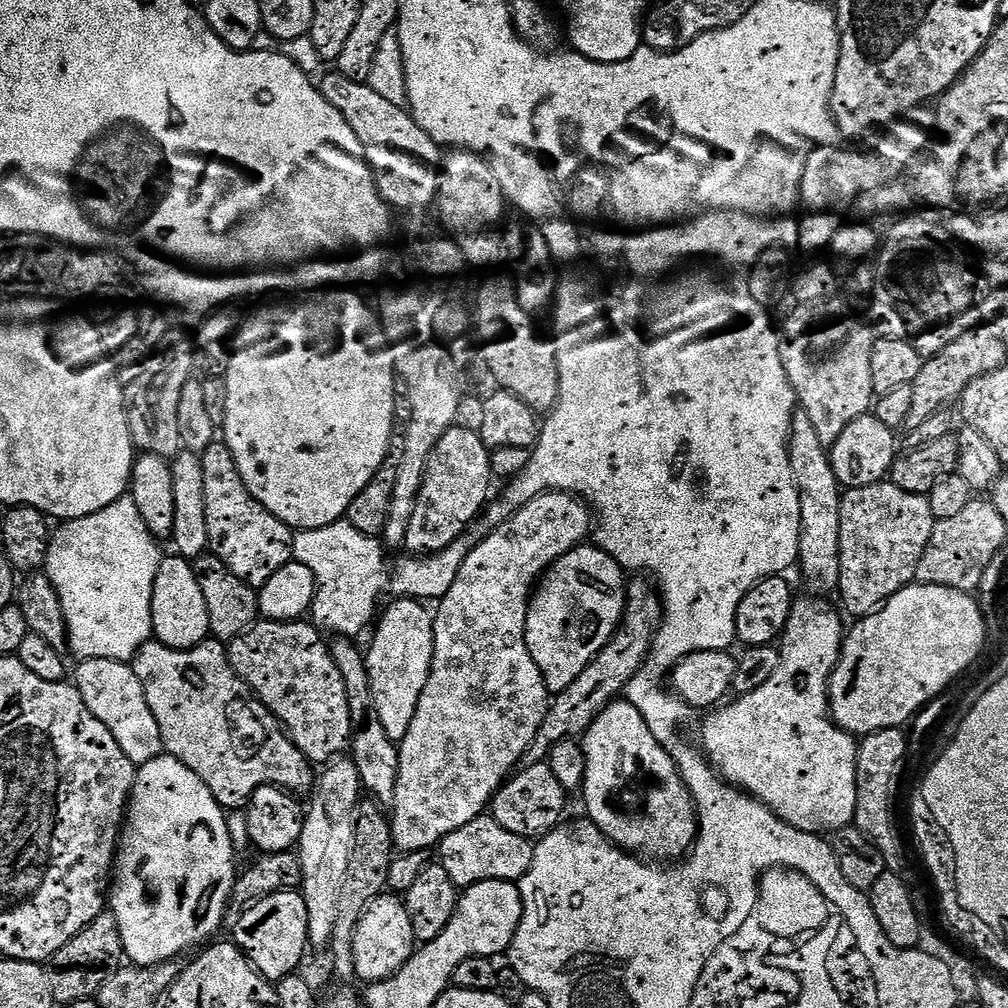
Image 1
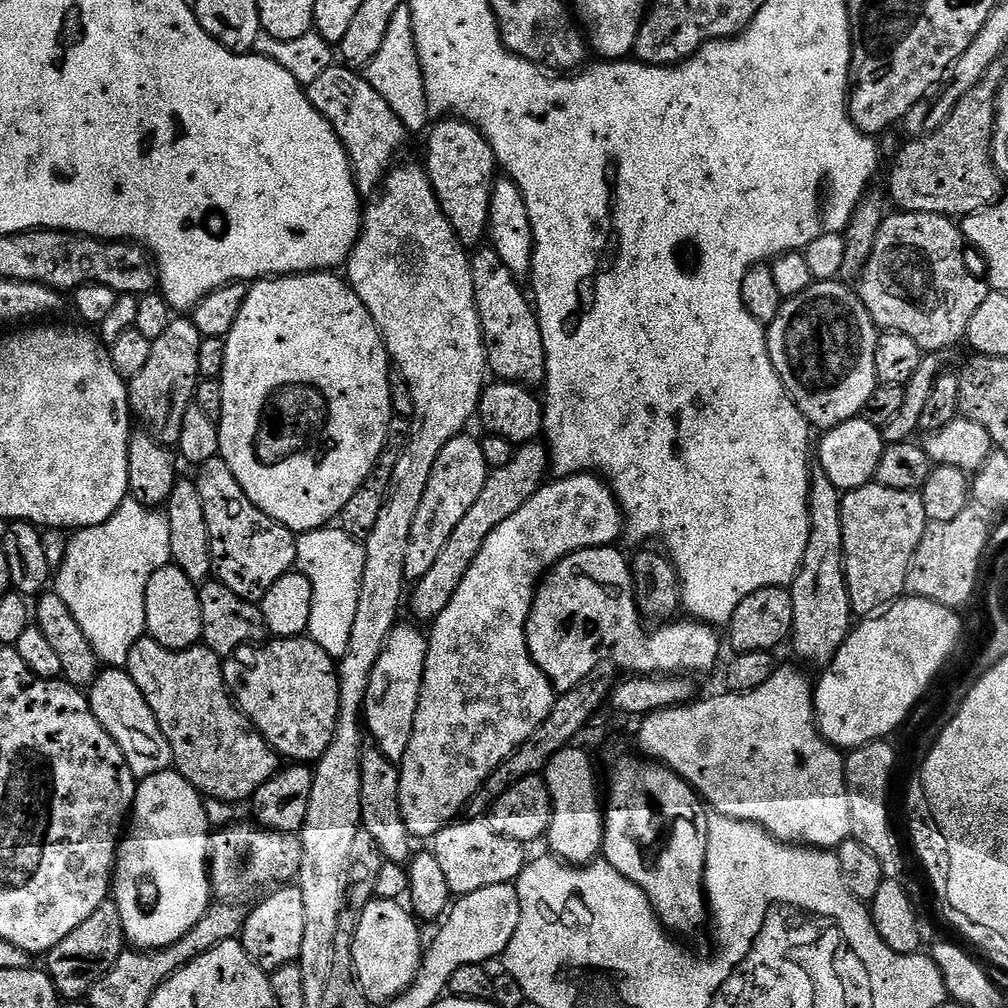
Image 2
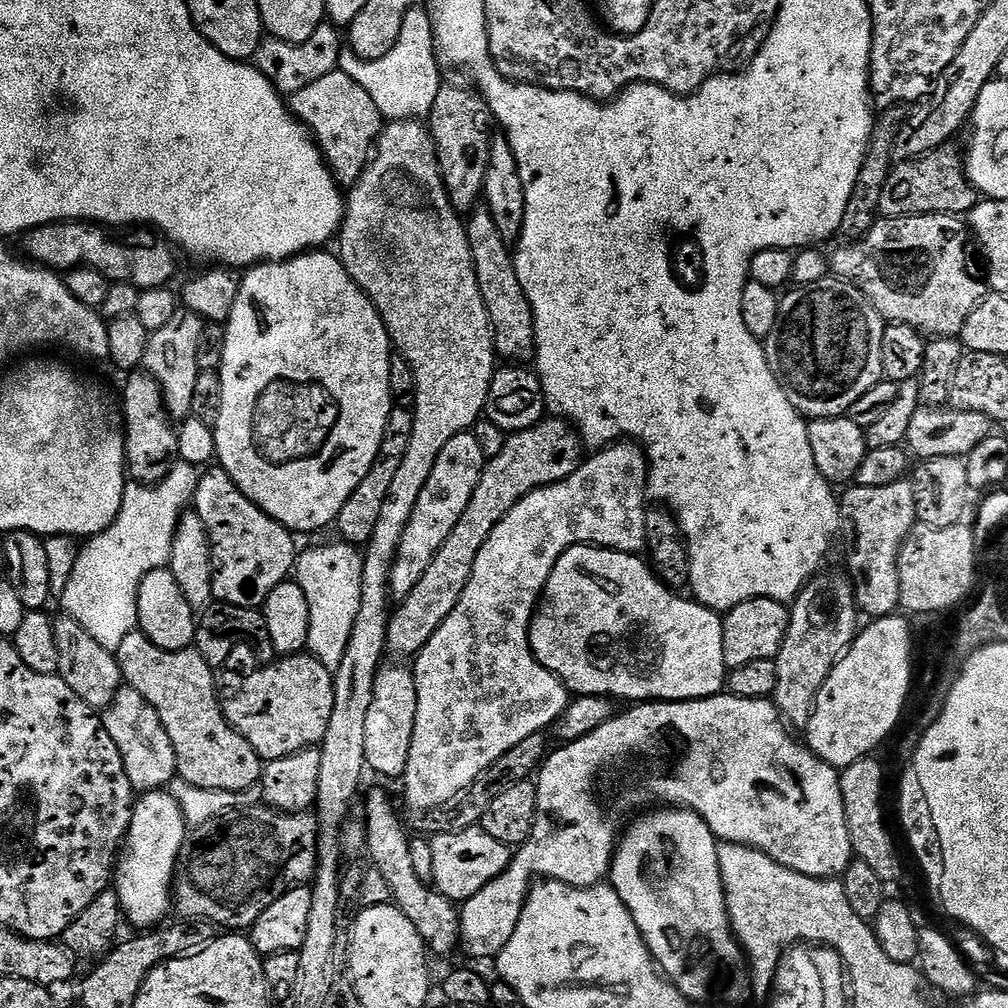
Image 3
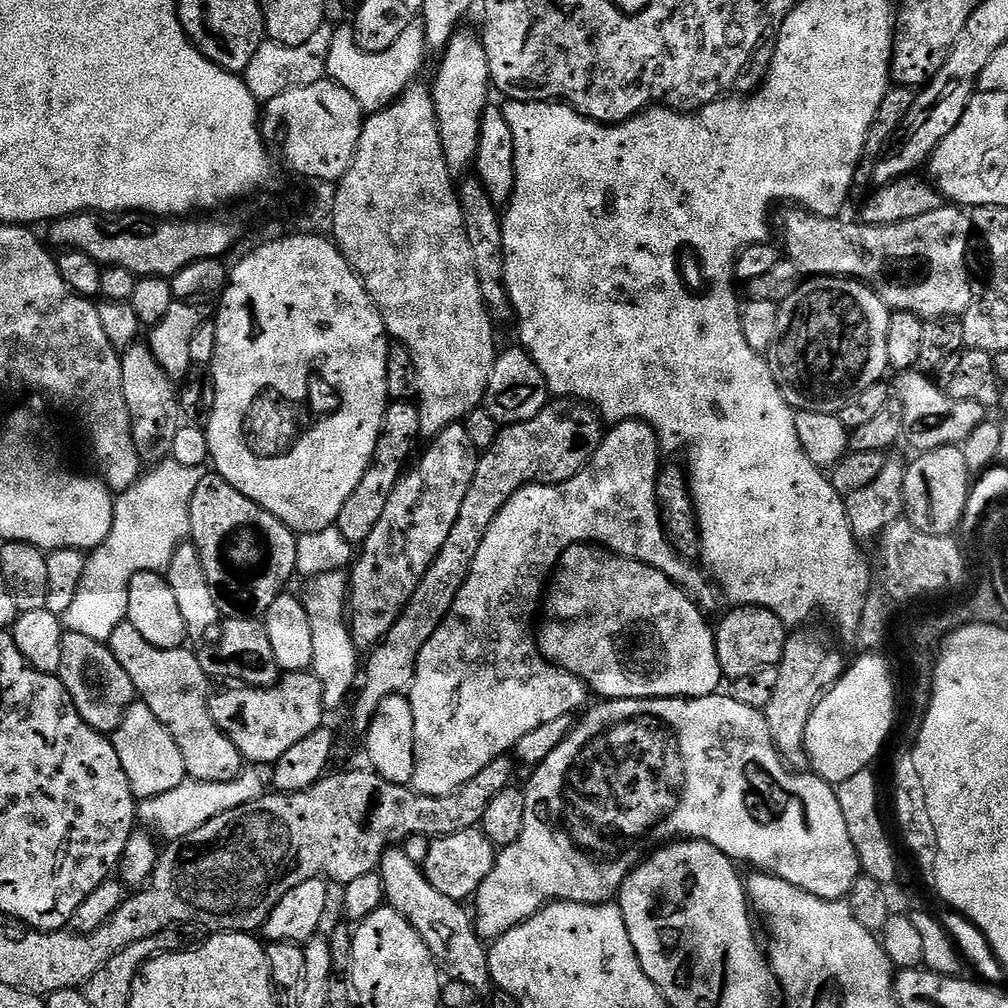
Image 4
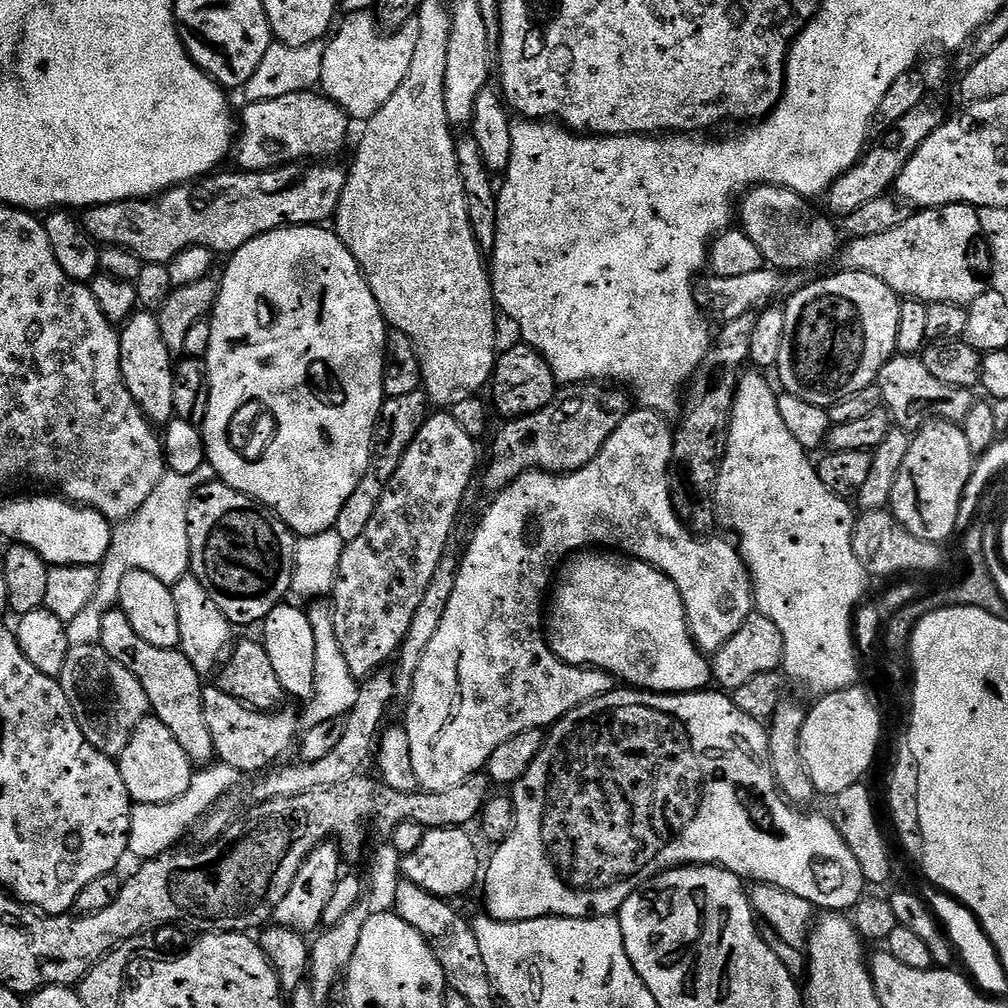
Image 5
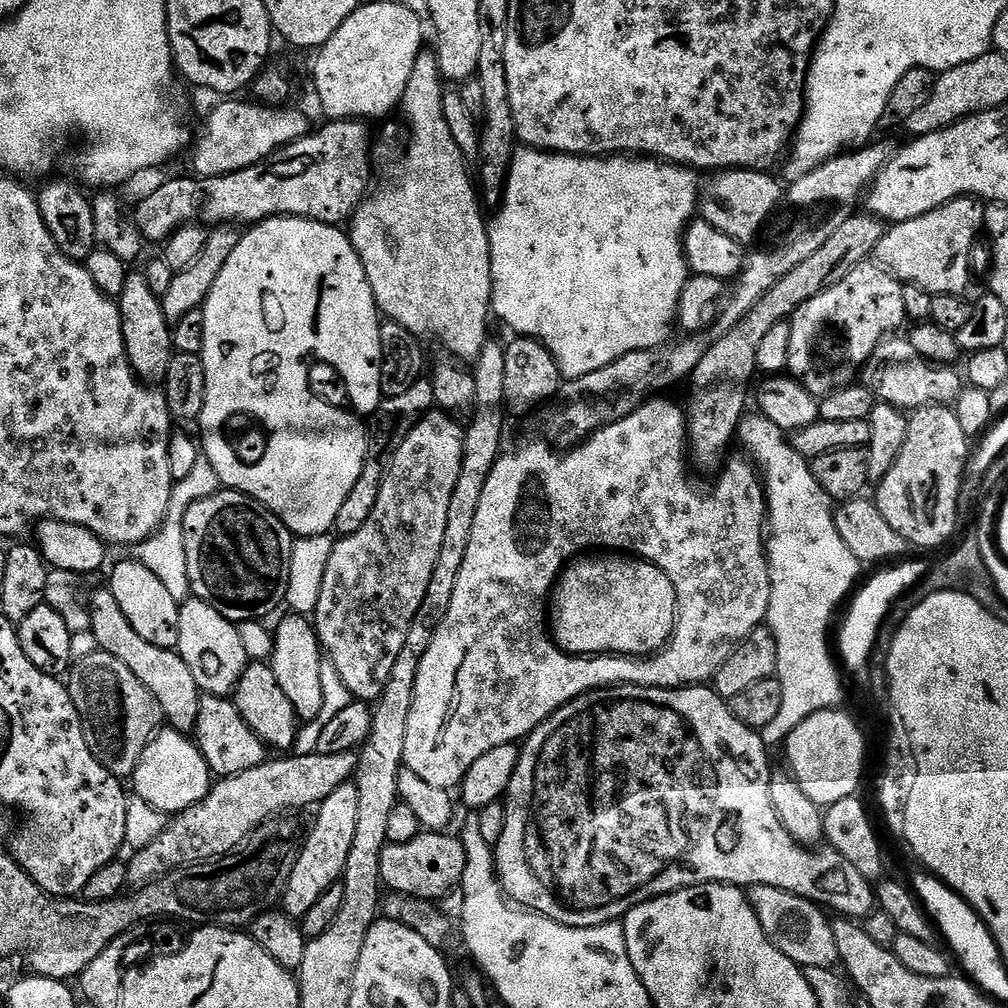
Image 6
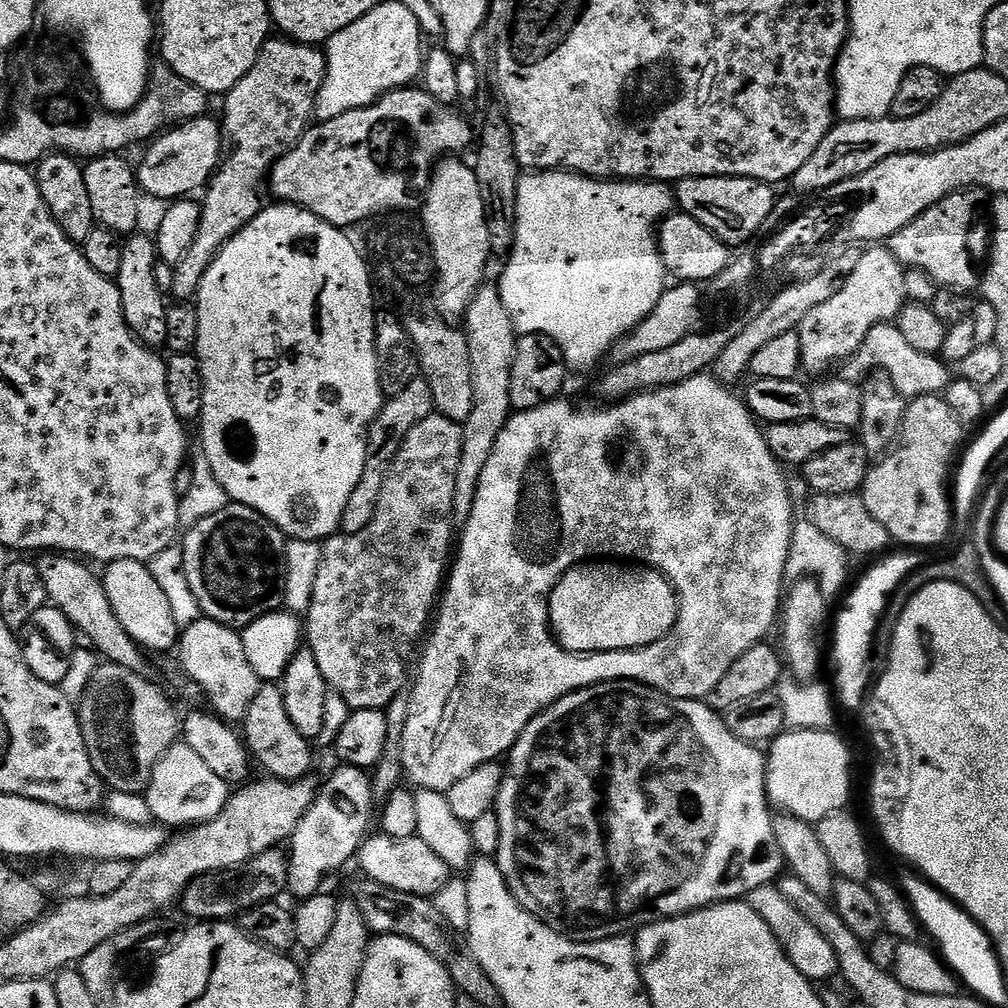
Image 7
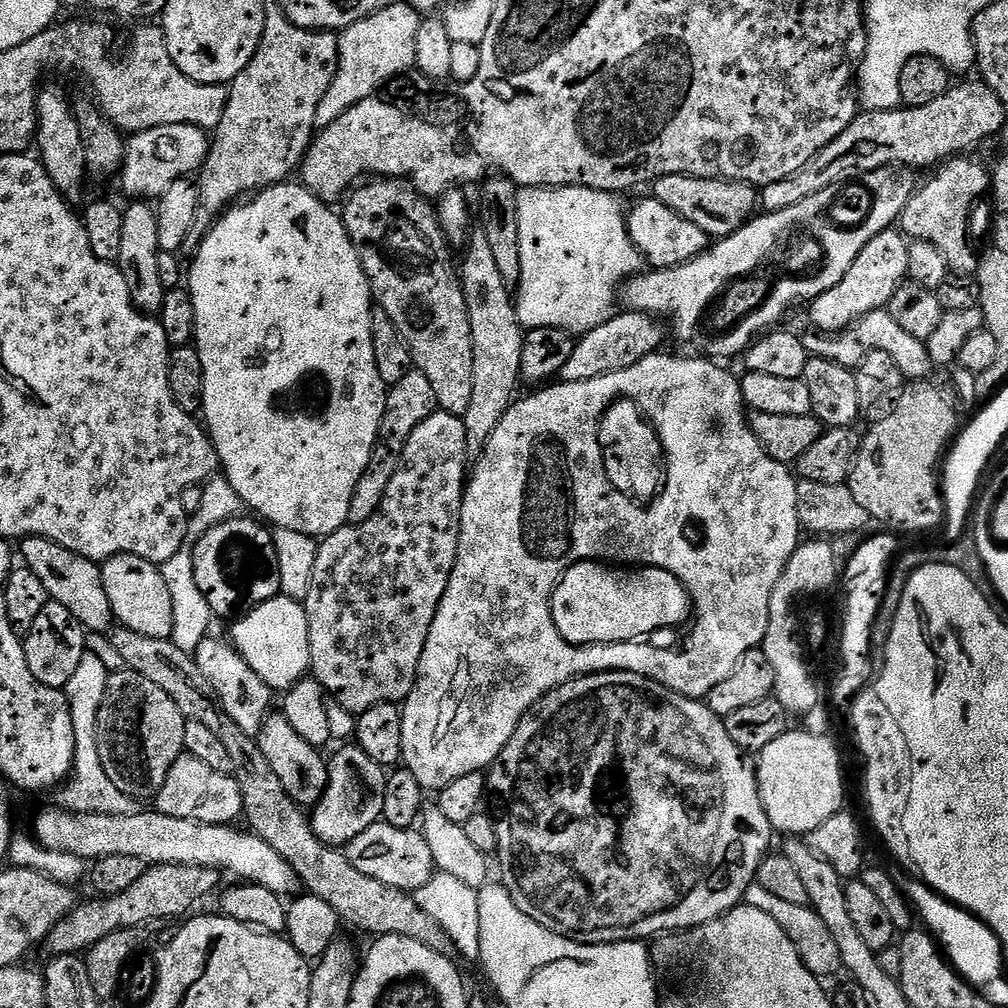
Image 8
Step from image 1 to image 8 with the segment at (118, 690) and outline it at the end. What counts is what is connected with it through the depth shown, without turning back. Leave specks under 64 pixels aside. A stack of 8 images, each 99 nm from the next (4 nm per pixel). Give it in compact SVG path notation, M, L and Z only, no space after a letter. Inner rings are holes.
M181 754L170 766L164 779L159 781L155 793L155 811L170 818L197 820L203 824L231 825L241 819L244 810L244 795L231 775L215 772L212 764L203 764L196 756Z

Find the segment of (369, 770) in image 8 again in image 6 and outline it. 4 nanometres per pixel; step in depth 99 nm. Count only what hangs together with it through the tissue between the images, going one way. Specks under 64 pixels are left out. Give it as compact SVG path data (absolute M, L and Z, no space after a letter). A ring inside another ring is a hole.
M355 783L338 786L338 790L327 796L315 812L316 821L303 837L298 862L294 862L282 901L282 911L298 921L303 921L304 916L310 914L318 898L322 898L330 886L341 883L346 857L350 854L350 845L354 843L354 822L358 818L358 790Z

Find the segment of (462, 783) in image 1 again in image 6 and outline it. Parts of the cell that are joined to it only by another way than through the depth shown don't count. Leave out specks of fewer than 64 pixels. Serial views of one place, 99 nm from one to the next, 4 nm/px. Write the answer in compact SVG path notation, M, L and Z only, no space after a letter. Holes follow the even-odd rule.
M653 398L645 402L634 414L598 430L583 444L568 450L560 451L550 444L541 441L524 444L513 452L505 451L497 460L490 478L486 478L486 490L482 490L482 503L478 506L478 515L474 518L474 530L470 533L470 547L466 550L466 558L462 562L462 570L458 574L458 583L454 590L454 599L450 602L450 610L446 610L446 618L442 626L434 634L434 642L430 642L430 650L426 650L426 658L422 658L422 666L418 666L418 682L414 690L414 706L410 706L410 722L406 726L406 750L404 763L418 778L430 782L430 786L438 786L445 790L455 789L464 776L494 746L516 744L523 741L546 718L550 718L562 706L571 700L586 695L587 692L598 692L601 688L631 686L633 688L683 688L685 686L704 686L715 681L718 670L726 666L730 654L741 644L755 628L761 627L768 619L770 606L770 590L772 579L768 569L768 549L766 547L766 525L768 523L768 497L764 481L757 467L746 458L744 460L729 459L722 471L715 477L716 489L713 492L699 492L688 477L690 468L690 449L688 446L688 417L685 409L680 408L668 398ZM593 550L611 550L616 554L631 554L633 557L649 560L656 564L658 570L670 578L674 590L678 593L678 611L676 625L672 637L658 652L647 658L635 656L570 656L563 652L550 635L550 616L546 609L550 604L550 593L560 575L569 562L575 561L581 554Z

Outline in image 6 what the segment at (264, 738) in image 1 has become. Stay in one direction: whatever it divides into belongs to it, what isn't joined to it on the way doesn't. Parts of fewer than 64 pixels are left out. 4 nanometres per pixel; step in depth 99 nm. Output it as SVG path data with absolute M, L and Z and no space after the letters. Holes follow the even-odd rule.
M100 586L92 600L87 601L87 608L97 649L118 658L118 662L128 667L134 678L138 678L138 682L142 682L142 686L154 694L158 706L162 706L167 727L185 734L195 733L202 693L198 682L194 682L194 674L190 674L190 666L186 666L179 651L154 646L146 642L146 638L138 638L138 634L134 634L134 626L130 626L126 614L122 614L118 602L114 602L114 594L107 587Z

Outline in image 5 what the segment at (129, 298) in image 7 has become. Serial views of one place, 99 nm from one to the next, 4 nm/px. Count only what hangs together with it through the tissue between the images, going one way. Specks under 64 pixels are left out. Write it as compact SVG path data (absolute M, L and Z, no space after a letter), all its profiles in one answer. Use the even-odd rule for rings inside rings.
M137 310L125 324L119 325L120 369L130 398L140 404L144 416L154 426L166 426L175 417L174 354L162 342L162 326L157 313Z

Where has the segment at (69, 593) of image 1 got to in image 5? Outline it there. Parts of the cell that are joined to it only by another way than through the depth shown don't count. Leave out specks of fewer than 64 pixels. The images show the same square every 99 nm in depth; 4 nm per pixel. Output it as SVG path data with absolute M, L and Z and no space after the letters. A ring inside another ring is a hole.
M165 474L154 486L154 494L142 502L142 506L135 512L130 519L119 521L112 529L112 541L110 550L106 558L98 566L99 578L97 582L97 592L93 600L76 618L68 622L68 643L71 646L86 646L95 644L102 634L102 618L105 612L115 609L120 599L122 590L122 578L130 570L146 570L146 574L154 574L158 582L169 586L180 581L182 576L189 575L192 567L190 558L190 534L188 533L188 507L190 506L190 497L196 493L198 480L196 476L179 476L178 474Z

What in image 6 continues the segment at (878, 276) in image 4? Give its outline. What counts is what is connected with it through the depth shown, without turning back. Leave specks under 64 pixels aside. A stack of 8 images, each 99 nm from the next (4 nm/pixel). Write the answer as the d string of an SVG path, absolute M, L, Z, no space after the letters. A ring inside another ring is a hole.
M720 170L703 181L700 190L699 215L714 230L730 234L739 244L750 242L760 232L760 227L772 216L772 211L782 204L782 184L764 170ZM960 196L918 218L892 224L878 242L875 263L896 280L918 286L933 296L954 294L975 302L980 299L982 289L972 281L972 243L976 240L976 231L985 227L984 210L981 201Z

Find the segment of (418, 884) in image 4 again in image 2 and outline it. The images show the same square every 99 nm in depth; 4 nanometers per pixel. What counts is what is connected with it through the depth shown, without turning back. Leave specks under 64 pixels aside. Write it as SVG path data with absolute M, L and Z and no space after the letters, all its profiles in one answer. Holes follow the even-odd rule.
M368 746L360 754L360 823L378 842L378 850L389 864L407 865L414 855L413 837L402 822L402 806L398 802L400 770L397 761L386 758L374 746Z

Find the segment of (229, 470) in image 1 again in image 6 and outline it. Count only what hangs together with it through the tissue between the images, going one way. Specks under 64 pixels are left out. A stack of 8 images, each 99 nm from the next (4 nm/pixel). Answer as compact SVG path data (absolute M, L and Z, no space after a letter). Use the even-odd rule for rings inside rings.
M219 490L213 496L202 497L200 501L194 501L190 508L182 513L182 521L184 524L184 537L186 538L186 570L190 570L190 586L192 587L192 596L195 599L214 606L214 610L218 610L218 614L222 614L227 620L233 622L243 622L245 620L263 621L268 618L264 616L278 611L280 606L282 608L287 598L287 588L290 582L291 552L294 537L286 525L266 506L262 506L257 500L241 492Z

